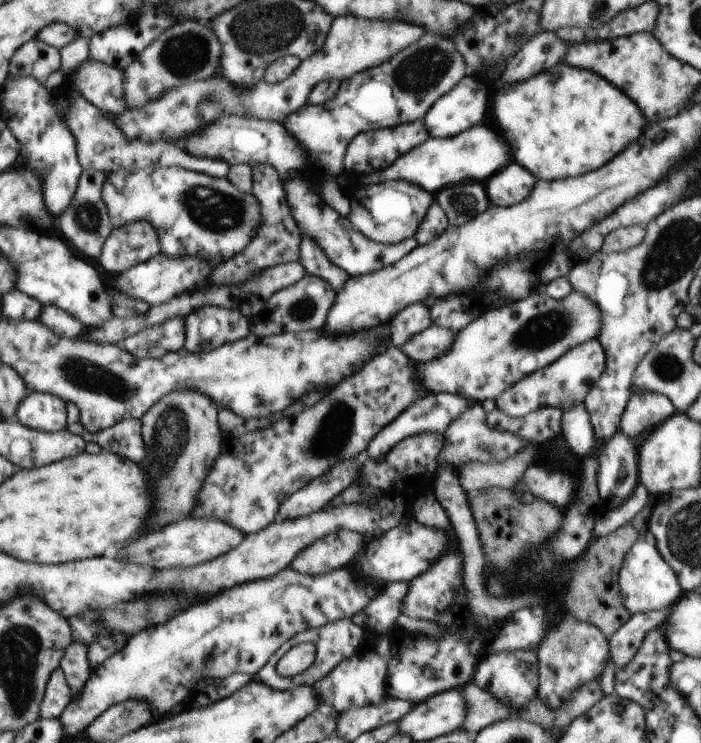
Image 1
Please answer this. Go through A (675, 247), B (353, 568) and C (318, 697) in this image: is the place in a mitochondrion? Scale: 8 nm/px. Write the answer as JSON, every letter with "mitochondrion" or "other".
{"A":"mitochondrion","B":"other","C":"other"}

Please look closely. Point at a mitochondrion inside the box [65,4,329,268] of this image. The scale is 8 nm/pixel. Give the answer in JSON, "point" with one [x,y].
{"point":[212,211]}

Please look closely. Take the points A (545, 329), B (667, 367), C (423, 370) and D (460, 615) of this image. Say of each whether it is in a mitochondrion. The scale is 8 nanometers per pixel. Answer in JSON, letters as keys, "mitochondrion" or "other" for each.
{"A":"mitochondrion","B":"mitochondrion","C":"other","D":"other"}

